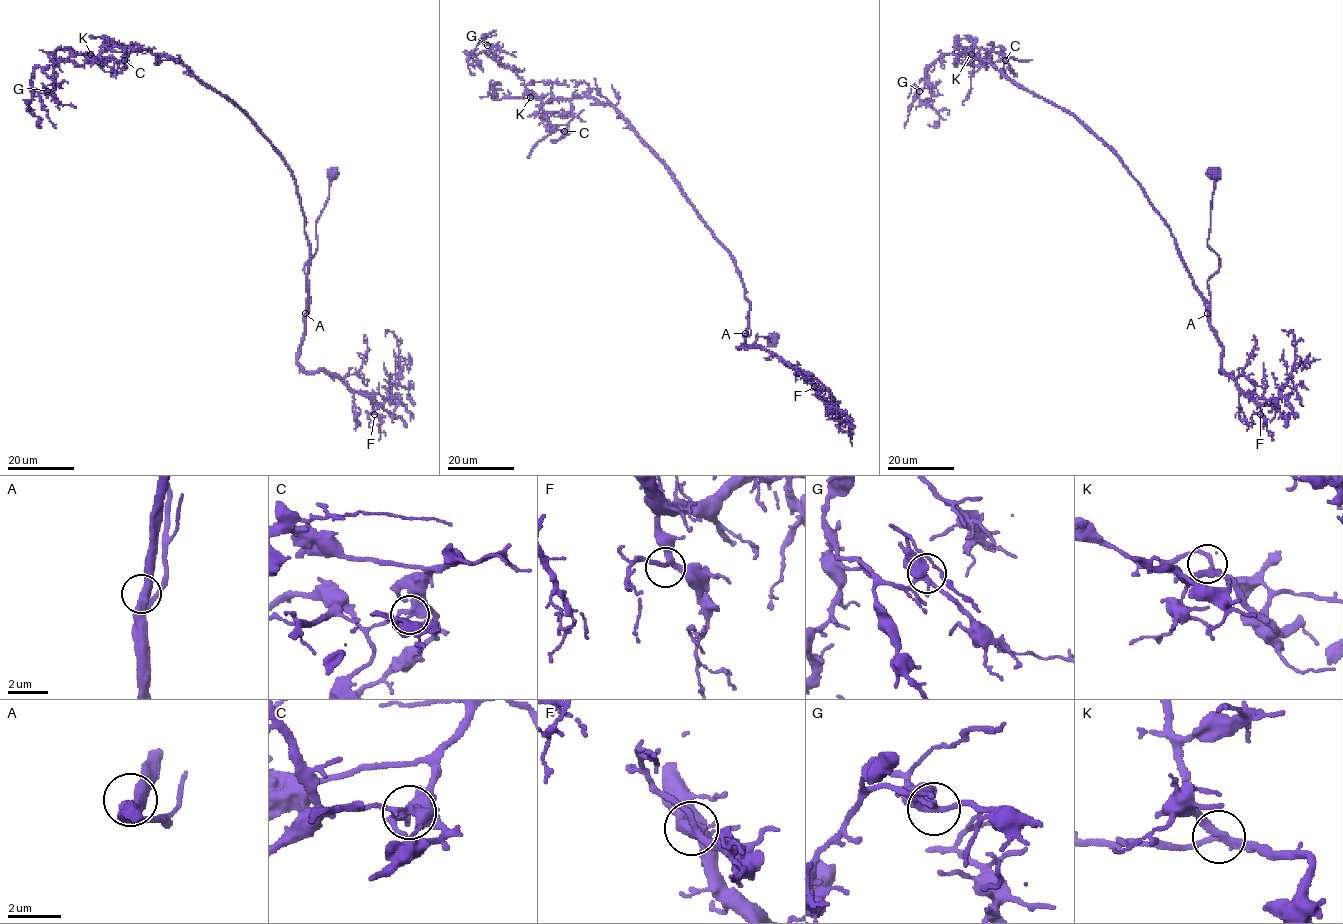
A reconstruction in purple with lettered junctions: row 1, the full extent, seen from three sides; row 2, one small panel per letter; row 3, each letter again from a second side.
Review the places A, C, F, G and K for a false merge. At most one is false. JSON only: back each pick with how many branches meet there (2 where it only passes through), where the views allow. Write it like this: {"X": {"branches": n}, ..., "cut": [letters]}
{"C": {"branches": 3}, "cut": ["C"]}

